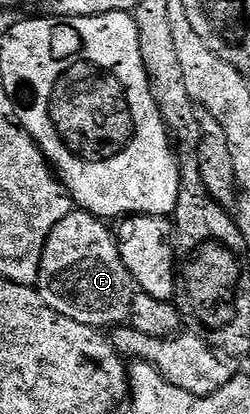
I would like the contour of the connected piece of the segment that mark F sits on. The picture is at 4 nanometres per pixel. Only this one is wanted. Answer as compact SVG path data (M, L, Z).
M72 211L53 227L49 239L43 247L39 260L39 279L37 292L47 306L77 323L85 323L96 327L118 327L130 318L131 304L137 292L133 275L125 267L121 259L119 242L116 234L107 230L108 222L86 211Z

